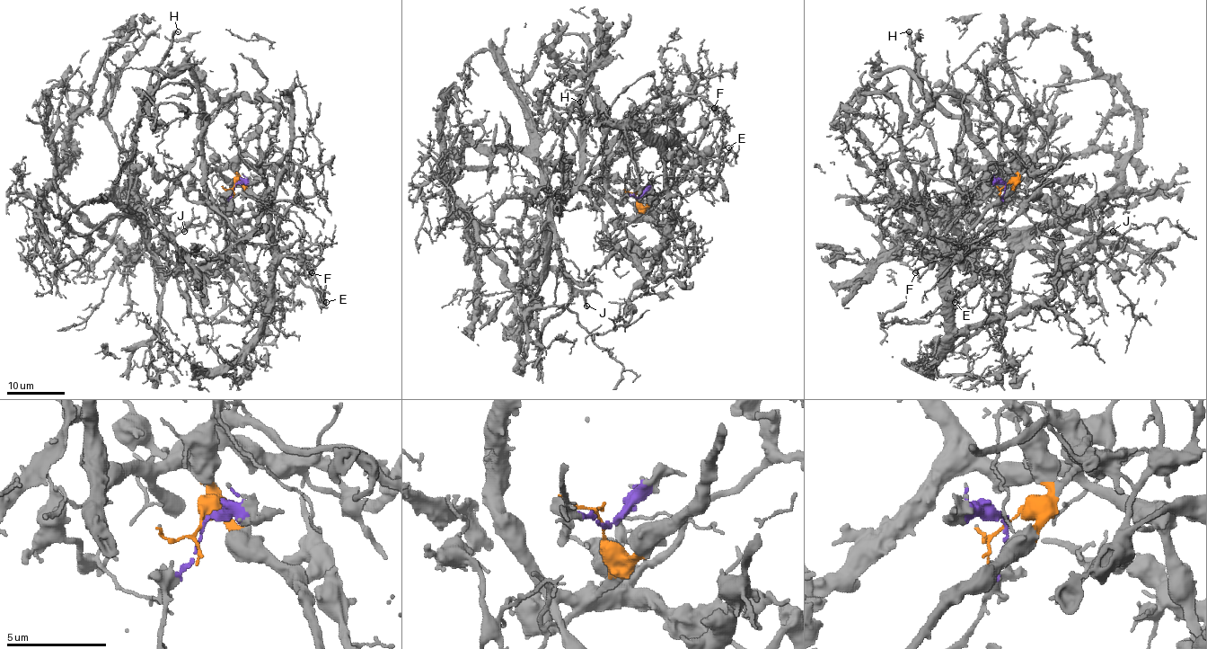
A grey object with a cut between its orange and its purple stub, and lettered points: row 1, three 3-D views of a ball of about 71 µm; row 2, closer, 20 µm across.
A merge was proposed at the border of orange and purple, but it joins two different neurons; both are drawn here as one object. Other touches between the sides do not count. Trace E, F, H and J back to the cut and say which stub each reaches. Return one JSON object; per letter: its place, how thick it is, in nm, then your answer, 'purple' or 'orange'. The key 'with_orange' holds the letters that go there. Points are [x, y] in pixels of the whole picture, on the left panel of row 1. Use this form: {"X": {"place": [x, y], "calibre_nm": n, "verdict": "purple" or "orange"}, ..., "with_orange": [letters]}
{"E": {"place": [326, 302], "calibre_nm": 90, "verdict": "orange"}, "F": {"place": [312, 272], "calibre_nm": 100, "verdict": "orange"}, "H": {"place": [178, 31], "calibre_nm": 240, "verdict": "purple"}, "J": {"place": [184, 231], "calibre_nm": 120, "verdict": "purple"}, "with_orange": ["E", "F"]}

